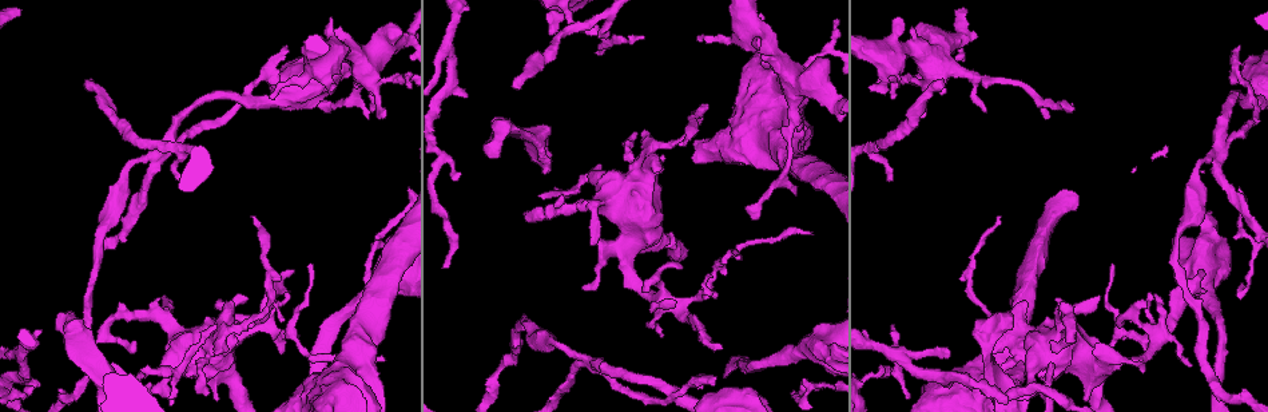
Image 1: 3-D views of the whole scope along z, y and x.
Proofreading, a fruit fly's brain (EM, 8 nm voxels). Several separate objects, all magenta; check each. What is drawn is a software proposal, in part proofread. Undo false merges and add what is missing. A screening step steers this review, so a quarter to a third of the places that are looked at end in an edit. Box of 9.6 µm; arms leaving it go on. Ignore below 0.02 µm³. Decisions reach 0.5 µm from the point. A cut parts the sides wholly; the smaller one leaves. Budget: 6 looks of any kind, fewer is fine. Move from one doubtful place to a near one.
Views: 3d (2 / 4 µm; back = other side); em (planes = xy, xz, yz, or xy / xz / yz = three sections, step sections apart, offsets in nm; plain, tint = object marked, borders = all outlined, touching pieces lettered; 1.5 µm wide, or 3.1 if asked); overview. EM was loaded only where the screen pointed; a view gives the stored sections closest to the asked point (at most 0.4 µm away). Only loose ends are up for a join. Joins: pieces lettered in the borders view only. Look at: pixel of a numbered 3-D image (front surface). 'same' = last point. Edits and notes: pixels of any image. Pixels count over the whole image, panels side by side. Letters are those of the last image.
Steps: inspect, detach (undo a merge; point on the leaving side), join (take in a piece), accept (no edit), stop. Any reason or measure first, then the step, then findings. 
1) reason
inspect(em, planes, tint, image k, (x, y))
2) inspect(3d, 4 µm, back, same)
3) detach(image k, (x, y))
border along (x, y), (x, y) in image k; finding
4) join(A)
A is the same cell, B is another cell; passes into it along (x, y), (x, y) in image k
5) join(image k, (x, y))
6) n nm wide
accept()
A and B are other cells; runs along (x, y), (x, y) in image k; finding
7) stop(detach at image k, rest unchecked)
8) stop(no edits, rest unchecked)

an open end
inspect(3d, 2 µm, image 1, (636, 134))

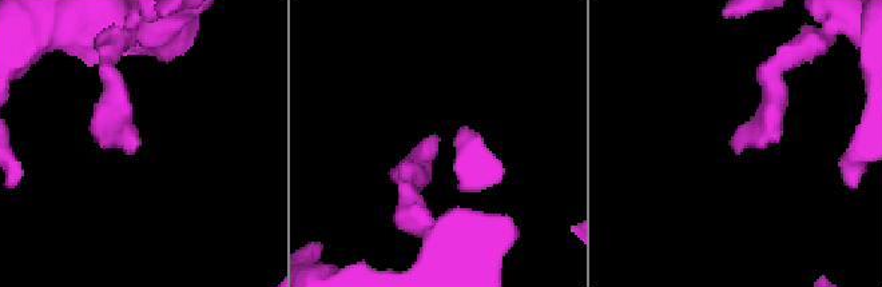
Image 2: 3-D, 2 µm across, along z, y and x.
inspect(em, planes, borders, image 2, (731, 148))

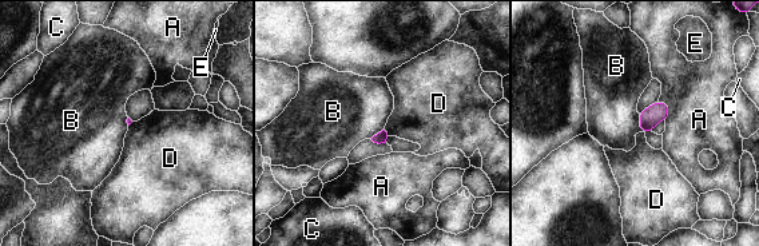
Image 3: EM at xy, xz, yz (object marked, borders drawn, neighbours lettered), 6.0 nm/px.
accept()
A, B, C, D and E are other cells; no lettered piece goes on from it

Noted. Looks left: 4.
inspect(em, planes, borders, image 1, (384, 115))

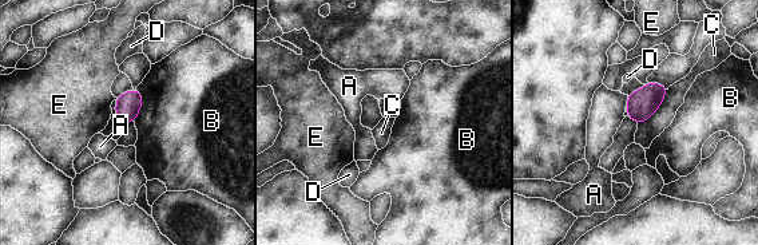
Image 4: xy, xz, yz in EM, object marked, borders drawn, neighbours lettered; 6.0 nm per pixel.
150 nm wide
accept()
A, B, C, D and E are other cells; border along (137, 87), (142, 106), (134, 122) in image 4; none of them fits

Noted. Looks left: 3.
inspect(em, xy, step 4, tint, image 1, (367, 118))

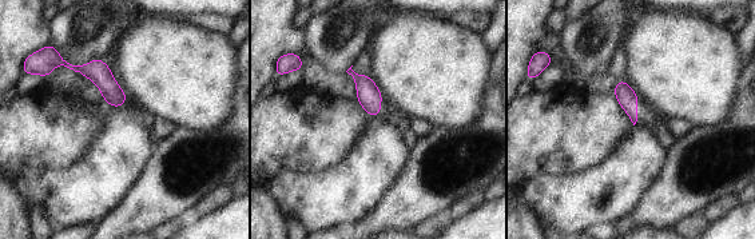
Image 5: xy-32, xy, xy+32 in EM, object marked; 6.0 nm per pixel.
another direction
inspect(em, planes, borders, same)

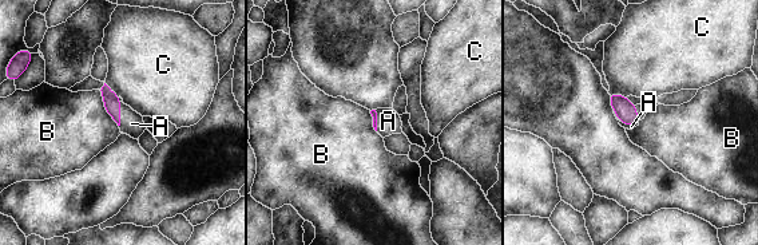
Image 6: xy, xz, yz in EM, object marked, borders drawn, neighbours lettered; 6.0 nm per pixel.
join(A)
A is the same cell, B and C are other cells; passes into it along (111, 101), (119, 114), (131, 123) in image 6; the cell continues

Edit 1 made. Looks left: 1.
stop(join at image 6, rest unchecked)

